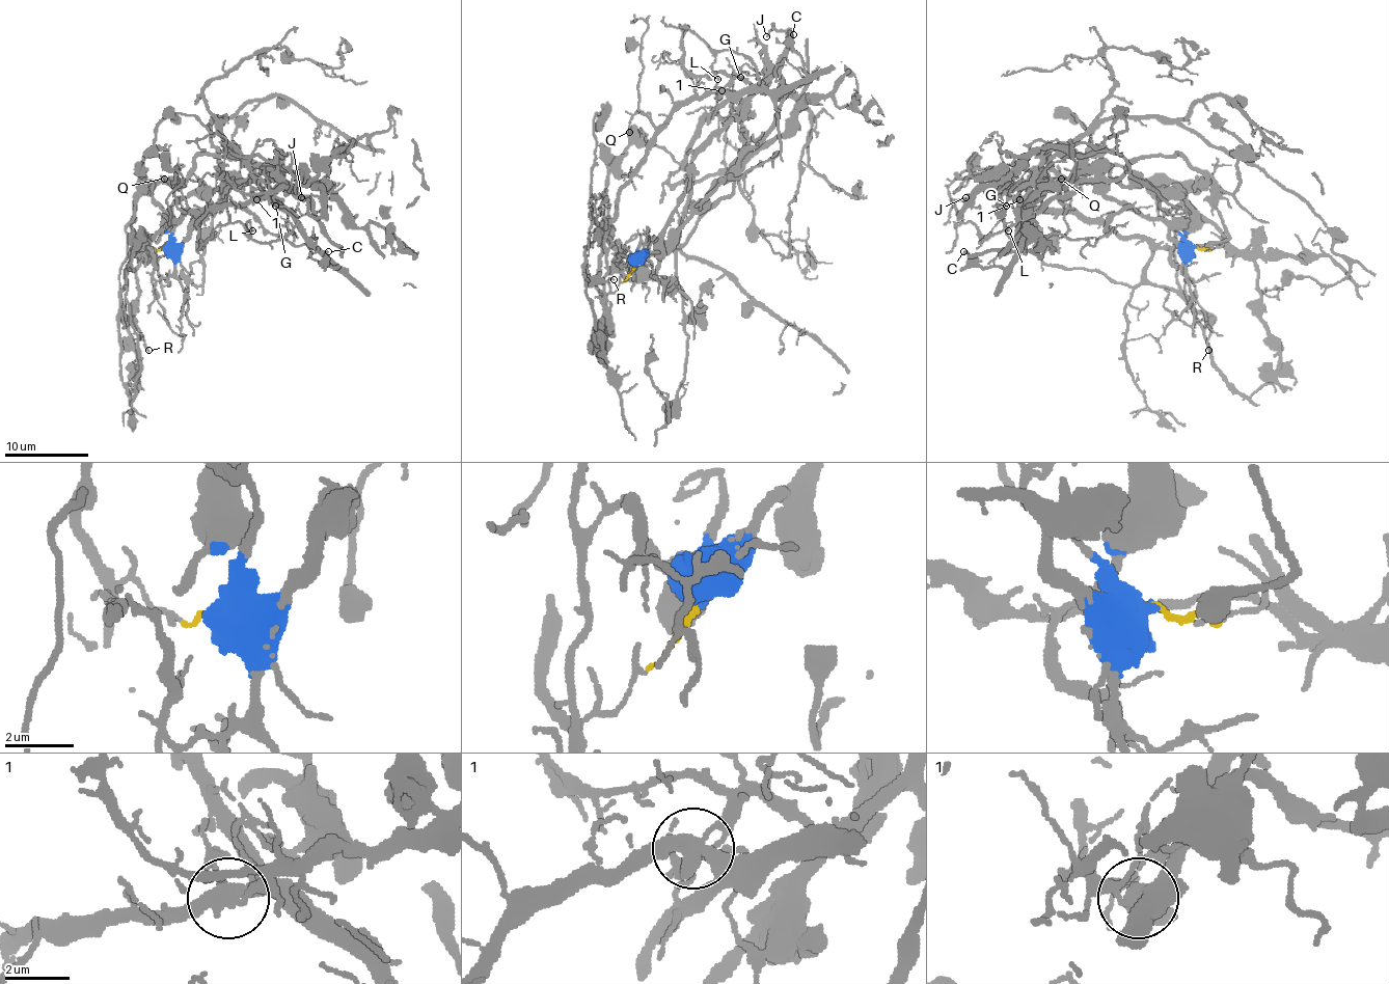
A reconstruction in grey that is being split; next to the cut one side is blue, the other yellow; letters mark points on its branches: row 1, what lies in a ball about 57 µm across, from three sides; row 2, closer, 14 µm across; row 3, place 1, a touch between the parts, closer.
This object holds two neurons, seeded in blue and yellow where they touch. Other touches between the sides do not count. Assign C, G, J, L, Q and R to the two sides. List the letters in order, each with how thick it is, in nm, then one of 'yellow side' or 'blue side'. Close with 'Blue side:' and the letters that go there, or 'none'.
C: calibre 150 nm; yellow side
G: calibre 140 nm; blue side
J: calibre 140 nm; blue side
L: calibre 100 nm; yellow side
Q: calibre 110 nm; yellow side
R: calibre 160 nm; yellow side
Blue side: G, J

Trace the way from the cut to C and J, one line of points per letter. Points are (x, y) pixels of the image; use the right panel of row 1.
C: (1196, 246), (1223, 242), (1153, 248), (1019, 199), (1019, 254), (982, 267), (963, 252)
J: (1196, 246), (1181, 246), (1160, 219), (1051, 170), (1017, 187), (982, 187), (961, 217), (957, 199), (965, 197)

